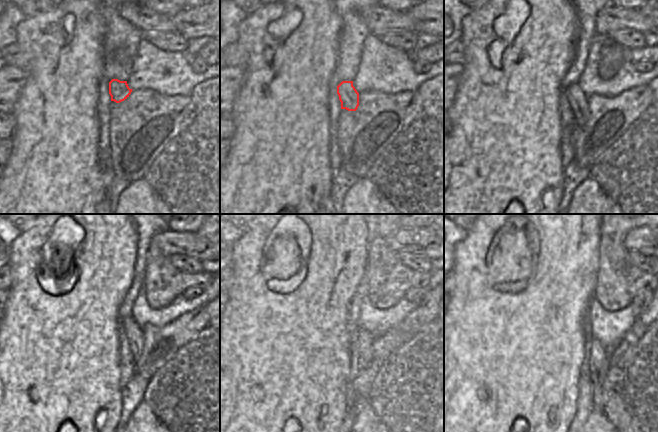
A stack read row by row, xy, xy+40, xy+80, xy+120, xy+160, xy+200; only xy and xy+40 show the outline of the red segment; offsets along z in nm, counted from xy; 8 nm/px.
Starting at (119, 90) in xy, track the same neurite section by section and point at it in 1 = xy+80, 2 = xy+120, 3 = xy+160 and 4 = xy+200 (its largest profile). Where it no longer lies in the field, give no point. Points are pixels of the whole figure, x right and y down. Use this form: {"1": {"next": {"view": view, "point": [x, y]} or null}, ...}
{"1": {"next": {"view": "xy+80", "point": [577, 99]}}, "2": {"next": {"view": "xy+120", "point": [133, 331]}}, "3": {"next": {"view": "xy+160", "point": [368, 368]}}, "4": {"next": {"view": "xy+200", "point": [596, 362]}}}

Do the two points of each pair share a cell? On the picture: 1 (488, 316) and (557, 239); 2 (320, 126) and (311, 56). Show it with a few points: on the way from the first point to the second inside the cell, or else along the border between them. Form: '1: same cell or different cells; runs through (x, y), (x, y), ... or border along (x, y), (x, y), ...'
1: same cell; runs through (512, 311), (557, 266), (557, 263)
2: same cell; runs through (311, 109), (311, 73)

